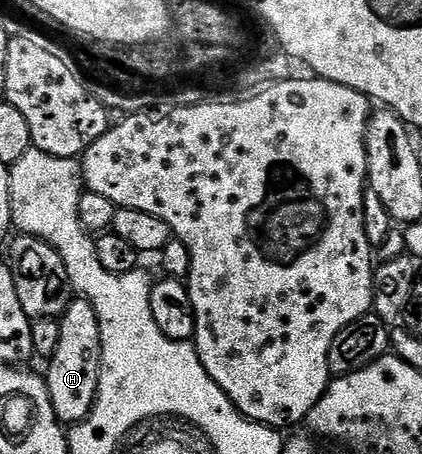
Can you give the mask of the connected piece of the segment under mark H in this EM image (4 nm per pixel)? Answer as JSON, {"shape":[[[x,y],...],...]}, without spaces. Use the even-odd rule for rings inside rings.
{"shape":[[[74,298],[58,320],[58,325],[60,343],[56,346],[56,354],[48,357],[47,364],[50,365],[44,371],[44,379],[59,421],[73,426],[88,418],[94,408],[94,399],[98,397],[98,375],[102,369],[100,322],[96,318],[96,310],[88,301]]]}

